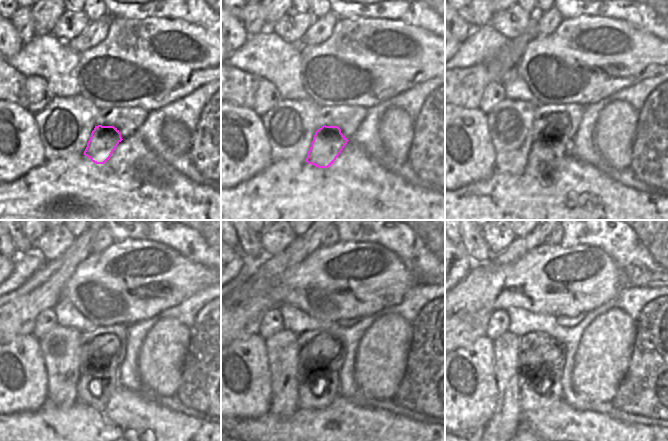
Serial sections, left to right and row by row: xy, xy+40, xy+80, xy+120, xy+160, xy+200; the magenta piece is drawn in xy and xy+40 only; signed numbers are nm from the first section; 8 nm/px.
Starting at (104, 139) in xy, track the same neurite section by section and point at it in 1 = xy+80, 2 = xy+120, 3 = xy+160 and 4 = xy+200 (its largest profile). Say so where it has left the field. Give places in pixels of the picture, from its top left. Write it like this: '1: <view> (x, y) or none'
1: xy+80 (547, 151)
2: xy+120 (97, 382)
3: xy+160 (324, 391)
4: xy+200 (547, 393)

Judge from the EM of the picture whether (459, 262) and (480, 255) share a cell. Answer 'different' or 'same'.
different

